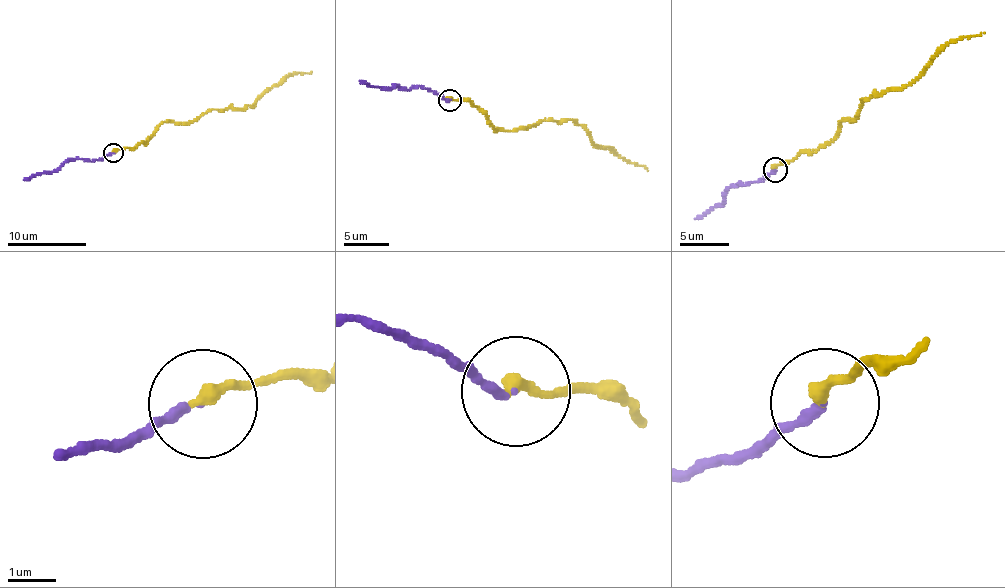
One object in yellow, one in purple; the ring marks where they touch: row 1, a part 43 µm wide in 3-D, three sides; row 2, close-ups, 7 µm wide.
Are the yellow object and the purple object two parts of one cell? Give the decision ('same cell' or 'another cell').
same cell

